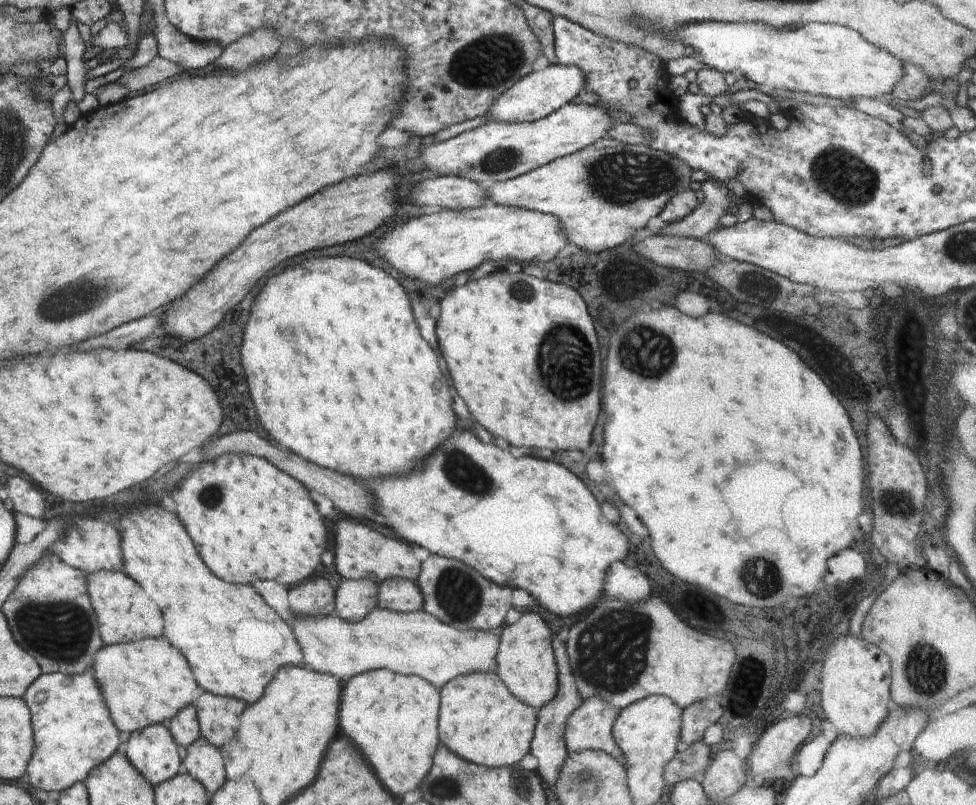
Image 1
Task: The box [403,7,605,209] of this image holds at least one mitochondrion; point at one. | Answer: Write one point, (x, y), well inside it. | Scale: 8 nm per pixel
(491, 60)

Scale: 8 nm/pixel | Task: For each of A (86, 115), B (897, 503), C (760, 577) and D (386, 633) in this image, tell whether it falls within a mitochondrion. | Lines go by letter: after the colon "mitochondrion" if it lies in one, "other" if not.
A: other
B: mitochondrion
C: mitochondrion
D: other

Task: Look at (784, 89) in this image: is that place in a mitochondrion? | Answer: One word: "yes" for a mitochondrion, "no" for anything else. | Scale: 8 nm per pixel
no

